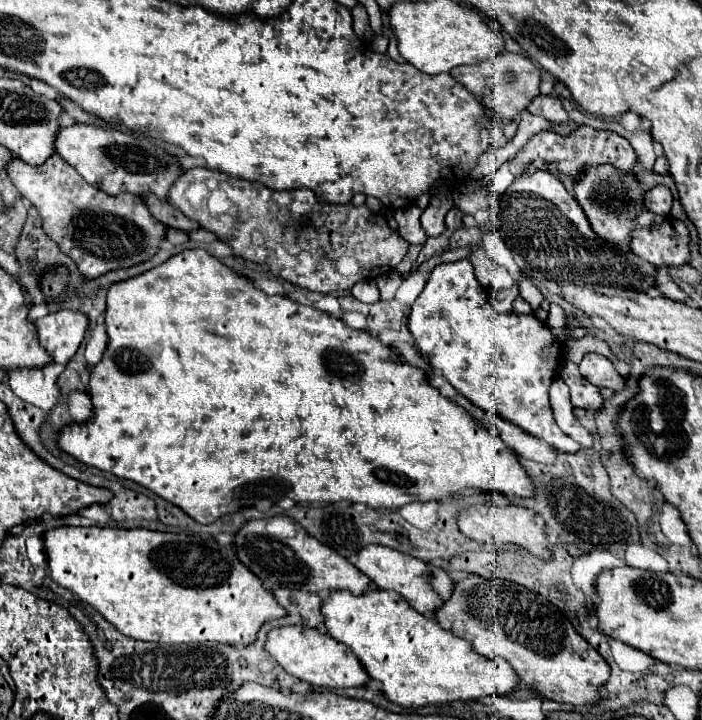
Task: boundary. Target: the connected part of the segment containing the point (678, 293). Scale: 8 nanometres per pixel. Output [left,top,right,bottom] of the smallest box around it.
[655,281,685,301]

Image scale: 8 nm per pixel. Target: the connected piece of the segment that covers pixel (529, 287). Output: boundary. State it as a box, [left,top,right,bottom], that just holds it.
[519,283,543,313]

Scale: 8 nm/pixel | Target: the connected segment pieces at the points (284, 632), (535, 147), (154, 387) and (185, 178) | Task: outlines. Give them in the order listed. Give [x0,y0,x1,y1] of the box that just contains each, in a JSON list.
[[265,625,369,687],[511,125,635,187],[57,249,531,523],[169,167,409,293]]

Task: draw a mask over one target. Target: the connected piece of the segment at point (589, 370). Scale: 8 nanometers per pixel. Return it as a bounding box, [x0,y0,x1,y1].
[579,353,623,391]

